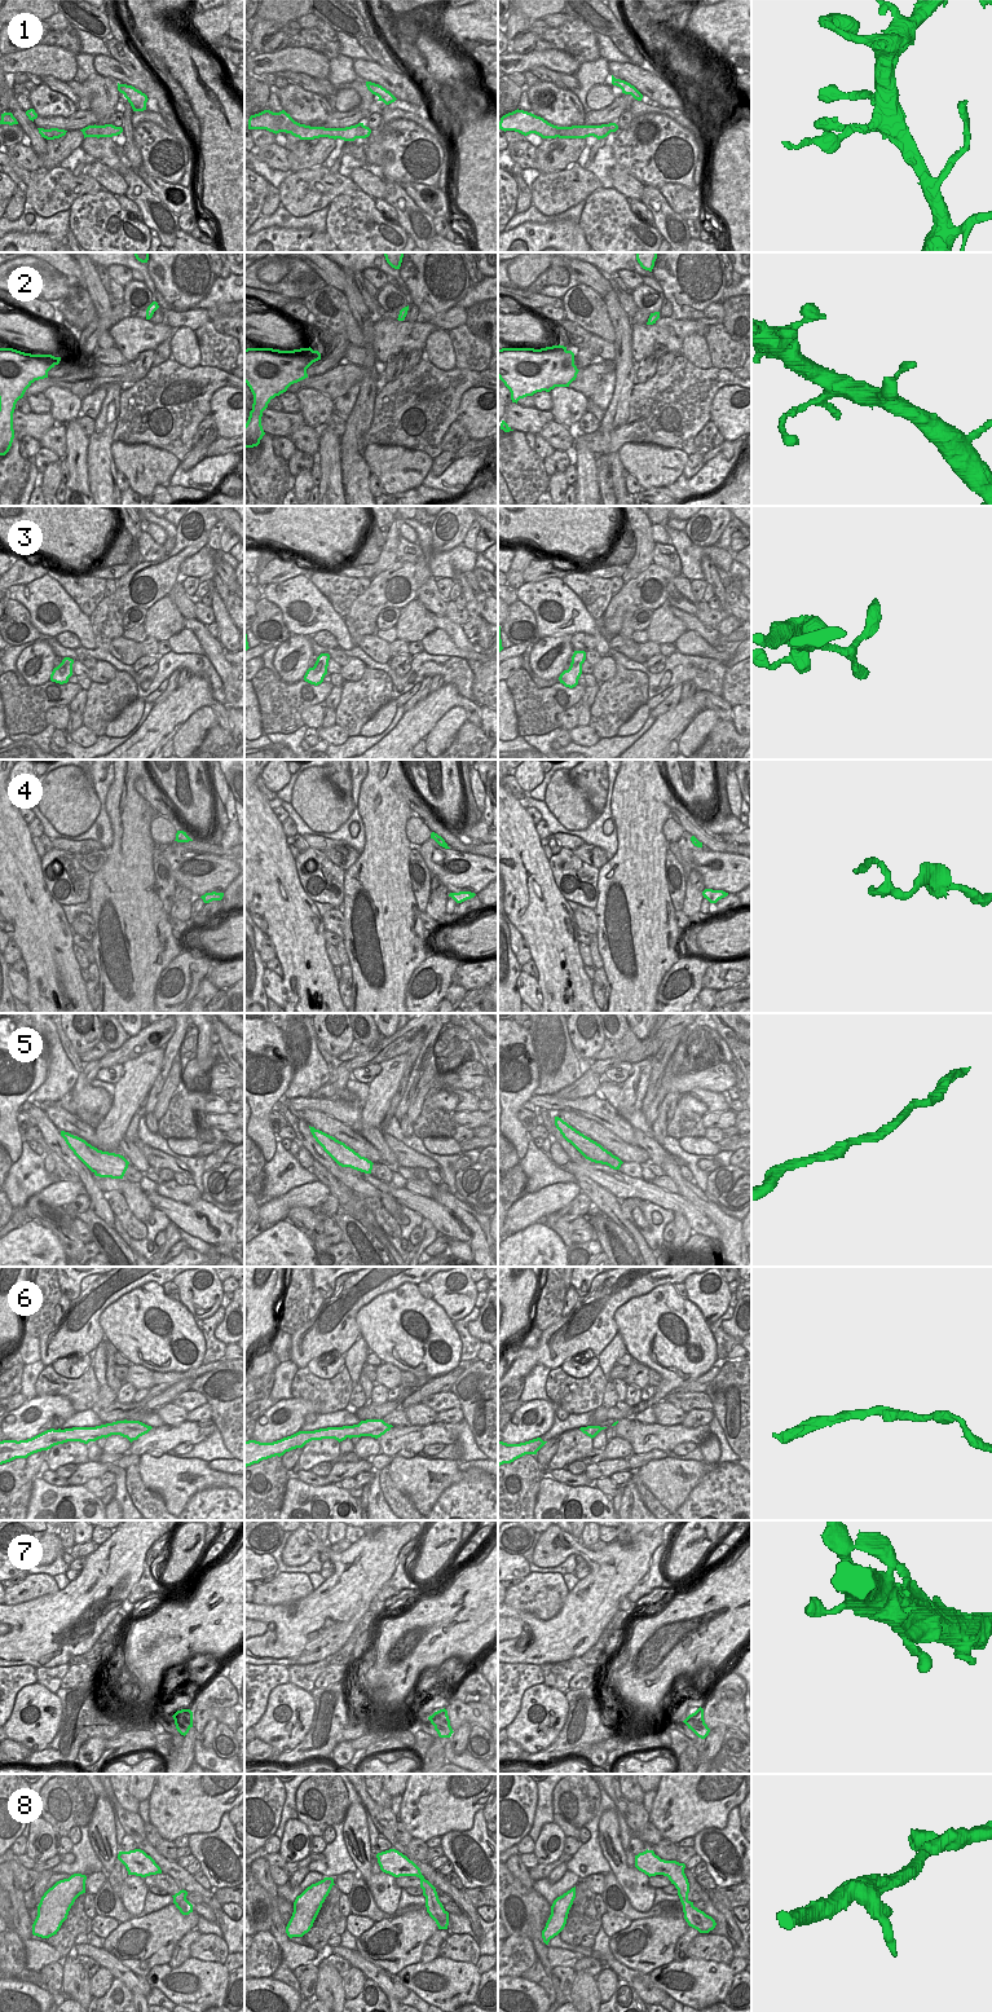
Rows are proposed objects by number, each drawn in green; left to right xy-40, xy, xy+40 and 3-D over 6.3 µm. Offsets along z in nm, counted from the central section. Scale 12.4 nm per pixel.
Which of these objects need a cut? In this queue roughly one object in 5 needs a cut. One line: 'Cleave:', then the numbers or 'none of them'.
Cleave: none of them

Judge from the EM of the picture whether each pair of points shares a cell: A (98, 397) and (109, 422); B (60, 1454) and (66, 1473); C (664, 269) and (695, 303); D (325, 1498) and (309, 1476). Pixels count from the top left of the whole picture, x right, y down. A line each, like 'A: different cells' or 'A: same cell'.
A: different cells
B: different cells
C: same cell
D: different cells

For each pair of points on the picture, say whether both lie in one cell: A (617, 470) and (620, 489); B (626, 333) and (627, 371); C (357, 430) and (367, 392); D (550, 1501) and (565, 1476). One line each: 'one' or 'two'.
A: one
B: one
C: one
D: two

